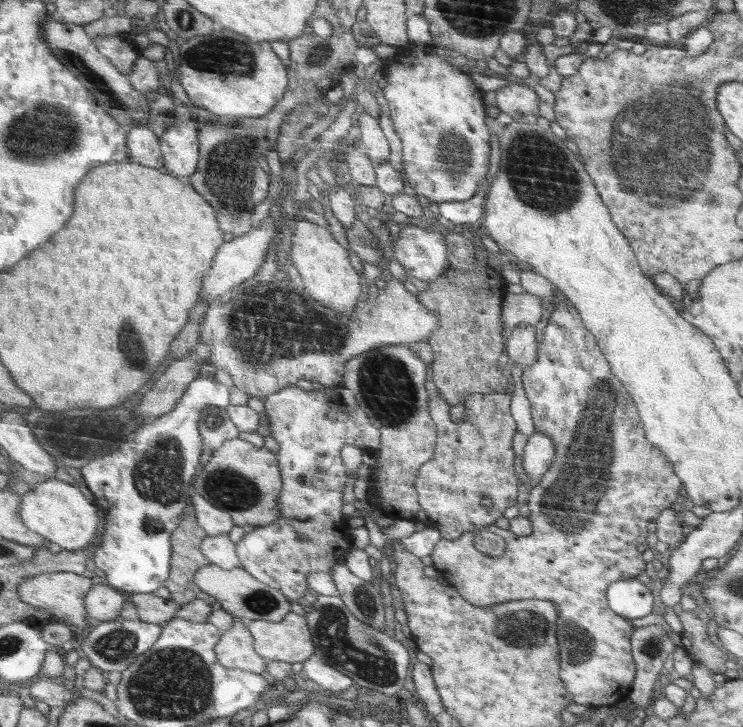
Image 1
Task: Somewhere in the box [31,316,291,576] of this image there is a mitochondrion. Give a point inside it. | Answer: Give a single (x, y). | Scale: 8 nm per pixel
(159, 474)

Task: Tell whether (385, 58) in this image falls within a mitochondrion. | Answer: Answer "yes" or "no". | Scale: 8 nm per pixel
no

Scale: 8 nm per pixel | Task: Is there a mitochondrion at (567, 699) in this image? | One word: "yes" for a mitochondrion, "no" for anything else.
no

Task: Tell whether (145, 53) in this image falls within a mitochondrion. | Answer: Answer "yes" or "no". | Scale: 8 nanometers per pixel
no

